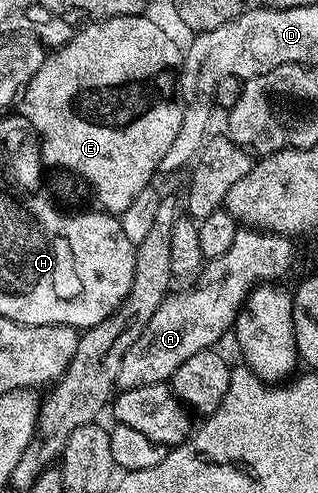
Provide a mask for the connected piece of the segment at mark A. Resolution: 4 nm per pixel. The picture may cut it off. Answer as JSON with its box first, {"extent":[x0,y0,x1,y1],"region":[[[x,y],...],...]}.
{"extent":[117,227,293,390],"region":[[[242,227],[231,250],[227,250],[227,254],[219,254],[219,258],[208,261],[200,269],[201,281],[194,288],[186,292],[174,291],[165,297],[159,310],[151,314],[147,330],[143,330],[143,334],[135,338],[135,346],[123,354],[117,388],[124,390],[172,381],[175,370],[179,370],[179,366],[183,366],[191,354],[213,348],[216,340],[223,339],[225,332],[227,336],[232,329],[239,310],[256,285],[280,281],[280,276],[288,274],[293,264],[293,243],[290,237],[277,232]]]}

